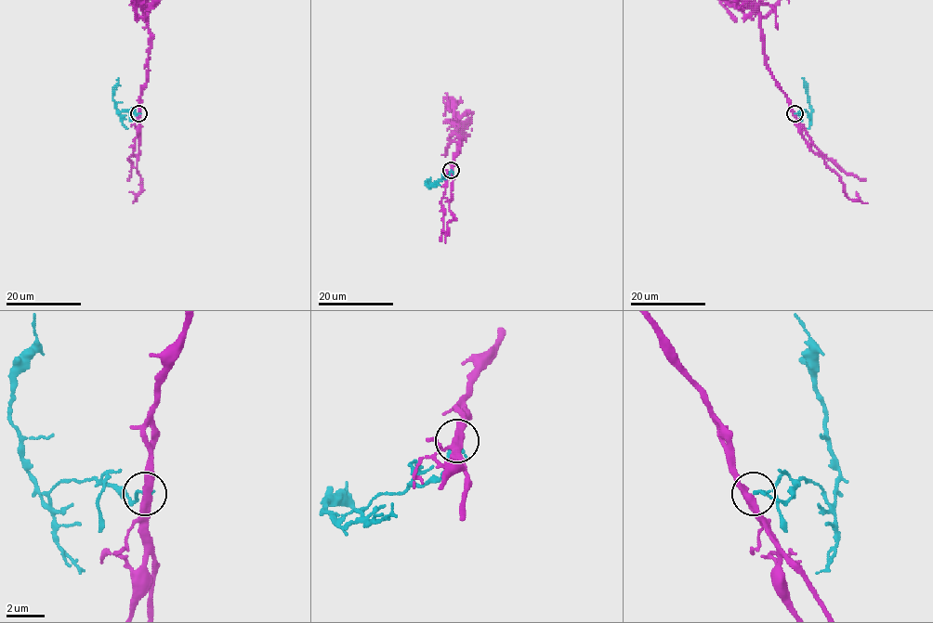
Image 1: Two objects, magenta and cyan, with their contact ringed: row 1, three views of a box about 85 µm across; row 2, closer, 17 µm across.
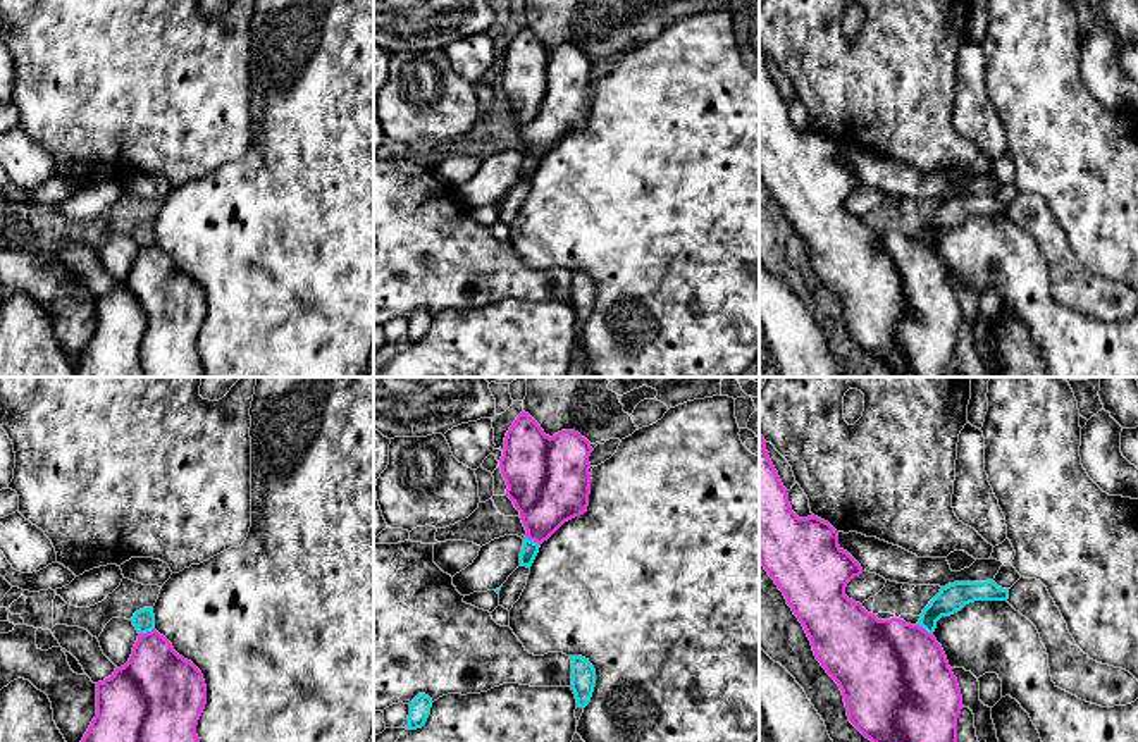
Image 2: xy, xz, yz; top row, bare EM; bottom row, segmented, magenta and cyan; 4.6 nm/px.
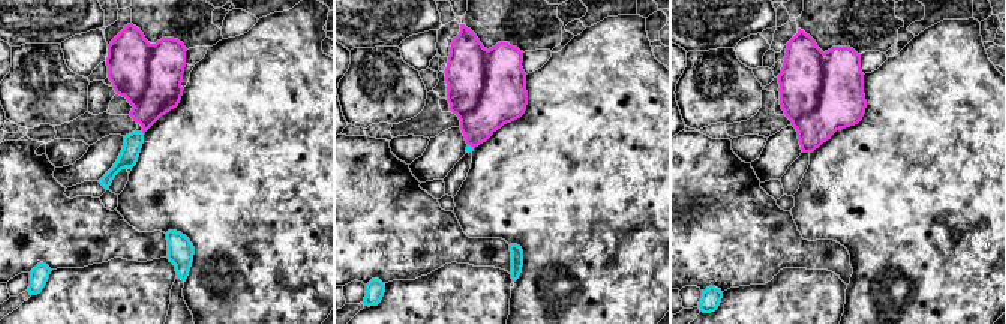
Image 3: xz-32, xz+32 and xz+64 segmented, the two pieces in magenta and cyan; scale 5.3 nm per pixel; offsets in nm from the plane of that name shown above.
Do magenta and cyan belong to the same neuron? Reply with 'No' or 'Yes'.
No

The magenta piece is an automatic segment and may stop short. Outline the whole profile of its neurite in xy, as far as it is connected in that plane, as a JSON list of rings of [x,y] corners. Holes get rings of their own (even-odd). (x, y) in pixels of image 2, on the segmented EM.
[[[153,628],[138,635],[124,666],[96,683],[96,716],[81,742],[200,742],[196,725],[205,704],[201,671]]]

